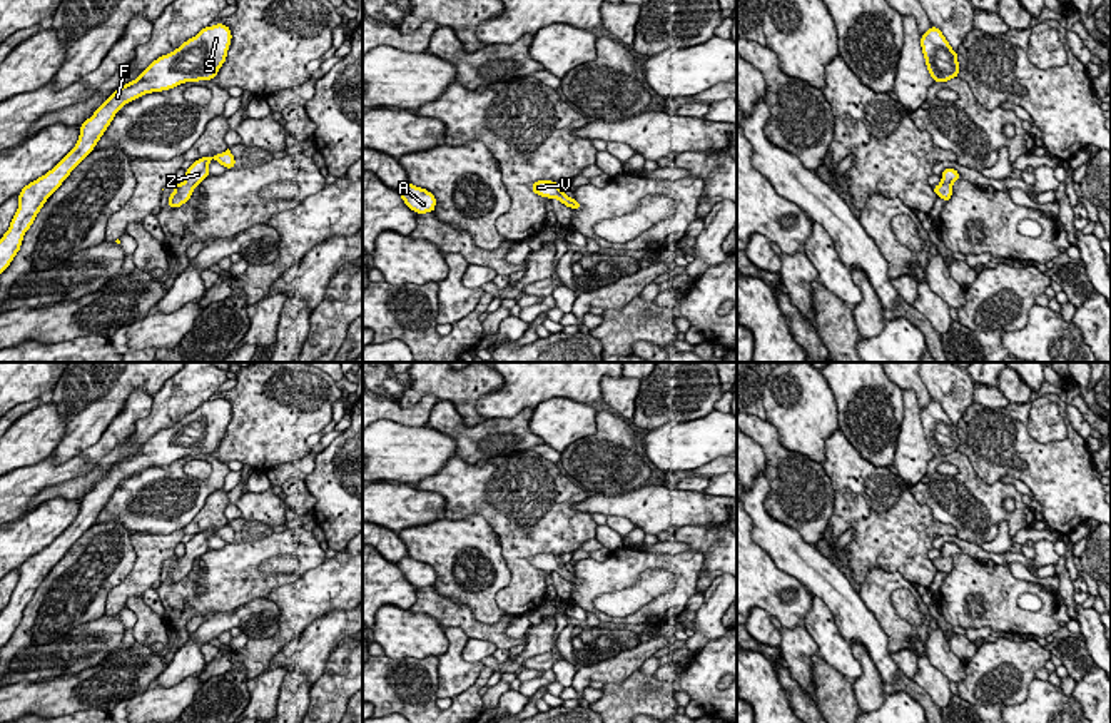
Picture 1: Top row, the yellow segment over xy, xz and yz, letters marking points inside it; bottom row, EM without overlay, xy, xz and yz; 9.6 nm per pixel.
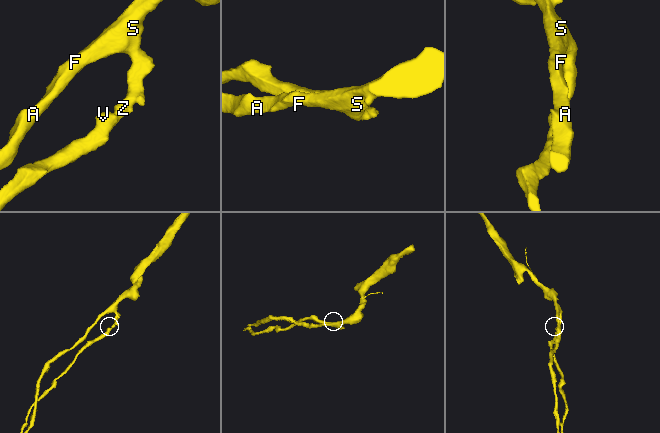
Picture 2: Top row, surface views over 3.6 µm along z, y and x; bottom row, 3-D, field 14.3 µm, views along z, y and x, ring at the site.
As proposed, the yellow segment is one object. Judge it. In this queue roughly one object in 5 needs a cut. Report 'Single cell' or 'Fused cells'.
Single cell

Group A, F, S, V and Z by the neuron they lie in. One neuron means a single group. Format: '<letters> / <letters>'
A F S V Z

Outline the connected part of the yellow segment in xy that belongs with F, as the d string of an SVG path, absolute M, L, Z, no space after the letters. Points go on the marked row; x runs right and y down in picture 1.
M224 23L202 28L174 52L154 60L142 73L117 88L80 125L75 147L45 175L27 184L18 194L18 209L8 230L0 239L0 274L10 265L22 247L25 232L32 227L47 199L62 185L70 172L95 149L115 114L145 94L170 90L185 82L212 80L224 65L232 33Z

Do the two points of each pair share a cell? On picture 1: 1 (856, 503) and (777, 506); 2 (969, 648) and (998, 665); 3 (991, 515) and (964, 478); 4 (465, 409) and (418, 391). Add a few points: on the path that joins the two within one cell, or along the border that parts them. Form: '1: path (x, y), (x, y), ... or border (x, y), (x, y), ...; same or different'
1: border (822, 466), (834, 491), (831, 521); different
2: border (979, 643), (978, 650), (964, 663); different
3: path (983, 506), (964, 486); same
4: path (456, 398), (446, 388), (430, 388); same

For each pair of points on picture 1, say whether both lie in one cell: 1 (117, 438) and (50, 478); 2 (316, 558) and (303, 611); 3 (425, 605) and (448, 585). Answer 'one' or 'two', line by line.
1: one
2: two
3: two

